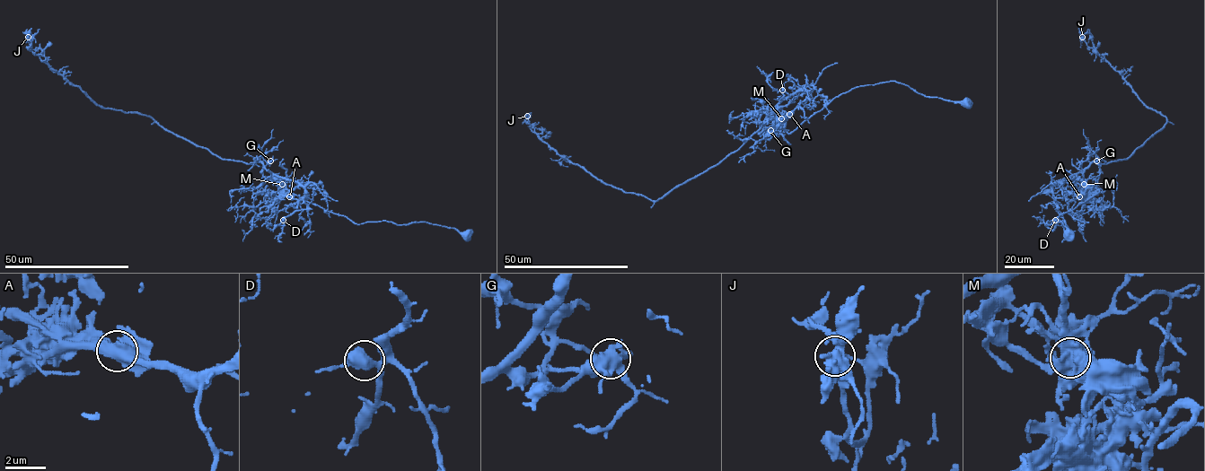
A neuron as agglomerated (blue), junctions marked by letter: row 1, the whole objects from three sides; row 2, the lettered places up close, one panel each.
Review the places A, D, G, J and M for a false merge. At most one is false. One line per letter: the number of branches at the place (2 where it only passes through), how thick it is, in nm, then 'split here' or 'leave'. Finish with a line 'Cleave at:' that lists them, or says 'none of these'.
A: branches 2; calibre 800 nm; split here
D: branches 3; calibre 480 nm; leave
G: branches 3; calibre 480 nm; leave
J: branches 2; calibre 600 nm; leave
M: branches 2; calibre 850 nm; leave
Cleave at: A

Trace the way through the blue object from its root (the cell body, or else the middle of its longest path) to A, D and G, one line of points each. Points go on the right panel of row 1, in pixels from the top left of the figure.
A: (1068, 233), (1061, 222), (1047, 222), (1052, 224), (1059, 215), (1099, 190), (1079, 197)
D: (1068, 233), (1061, 222), (1047, 223), (1069, 211), (1060, 188), (1051, 183), (1060, 213), (1055, 220)
G: (1068, 233), (1061, 222), (1047, 223), (1069, 211), (1055, 185), (1074, 178), (1098, 157), (1096, 161)

